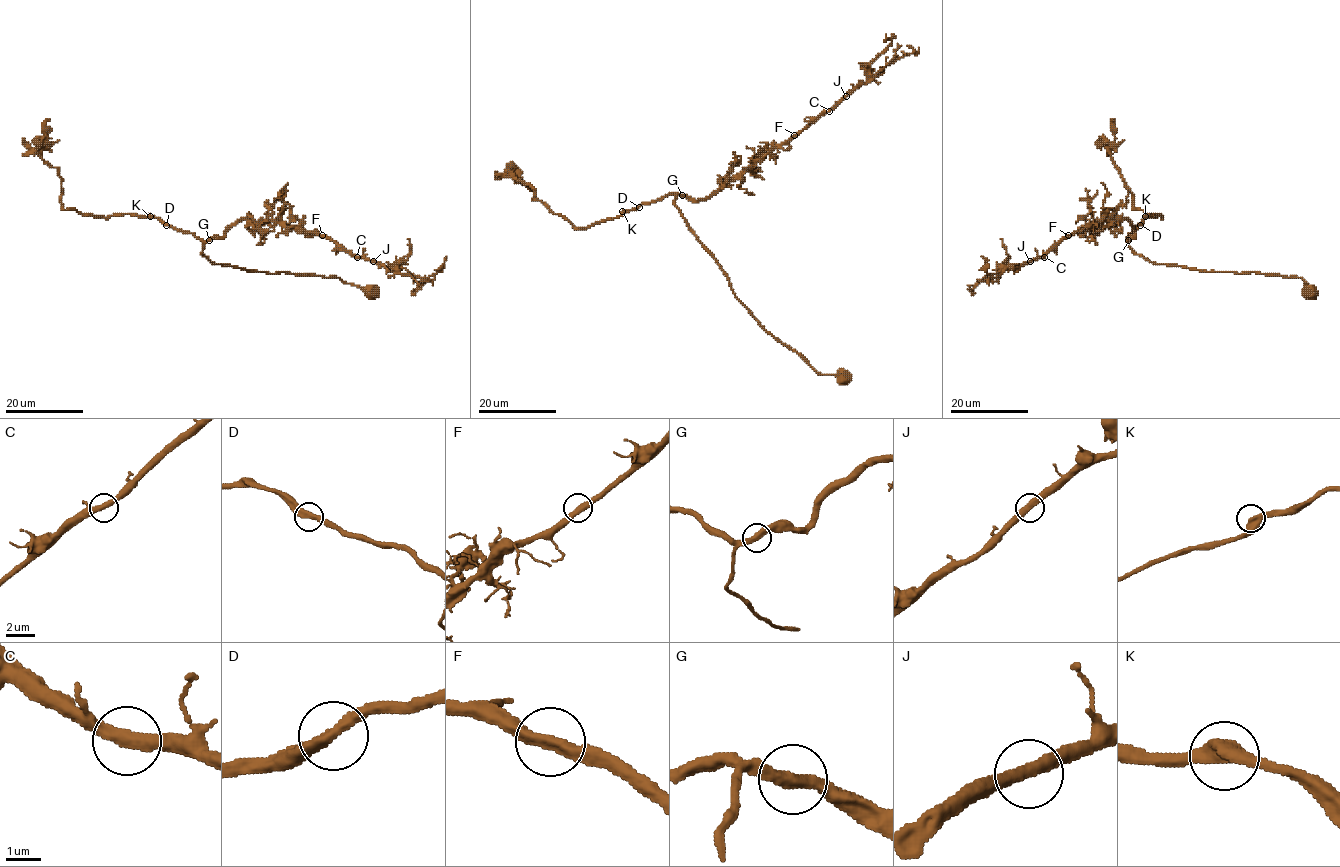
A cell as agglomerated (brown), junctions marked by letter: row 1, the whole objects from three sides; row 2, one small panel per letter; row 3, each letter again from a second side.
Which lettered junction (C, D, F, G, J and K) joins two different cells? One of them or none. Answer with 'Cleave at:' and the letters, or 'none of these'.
Cleave at: none of these

